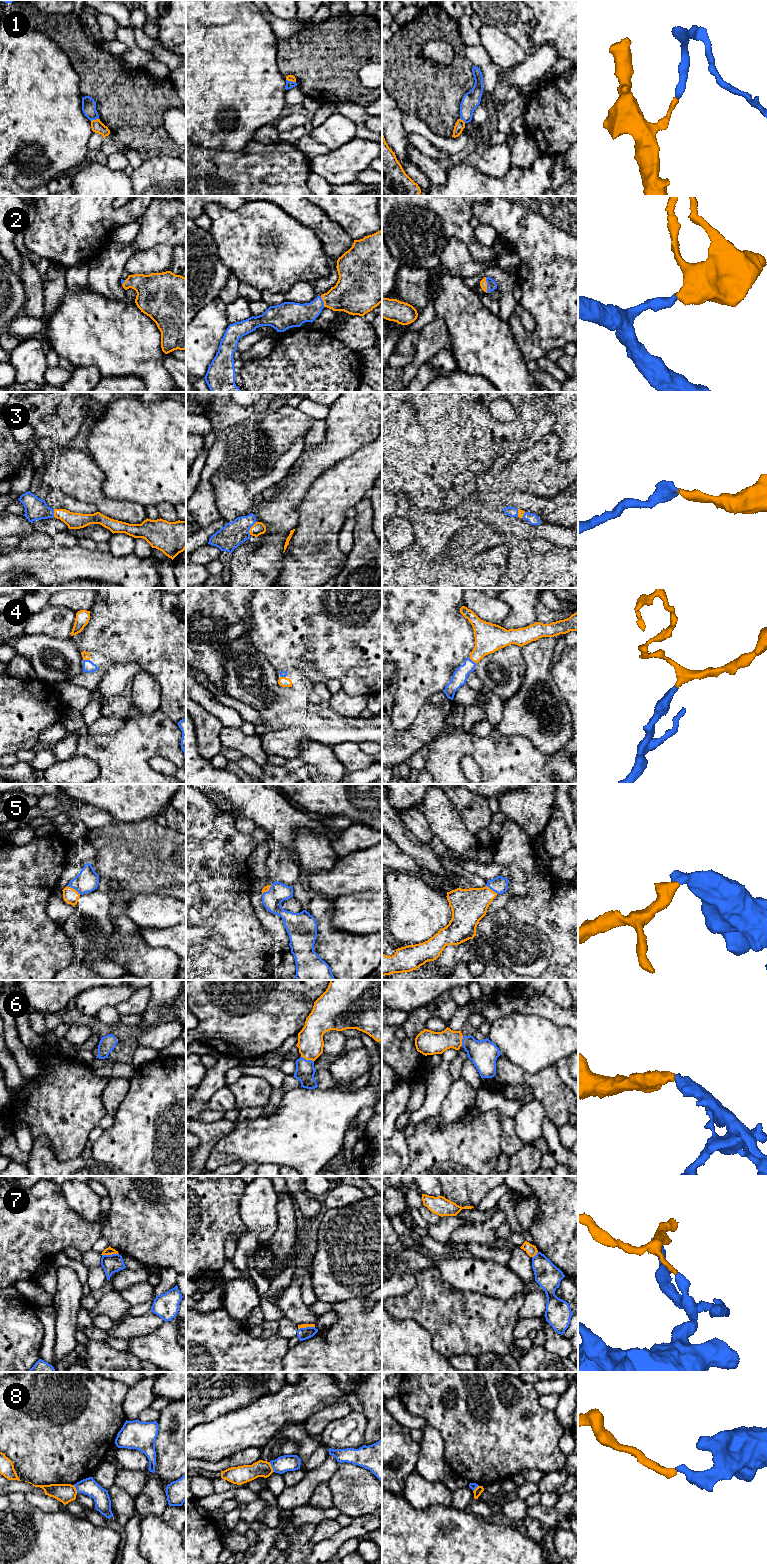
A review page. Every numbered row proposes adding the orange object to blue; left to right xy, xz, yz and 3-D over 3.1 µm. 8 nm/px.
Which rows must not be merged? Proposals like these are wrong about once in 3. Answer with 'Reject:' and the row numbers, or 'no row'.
Reject: 1, 7, 8

